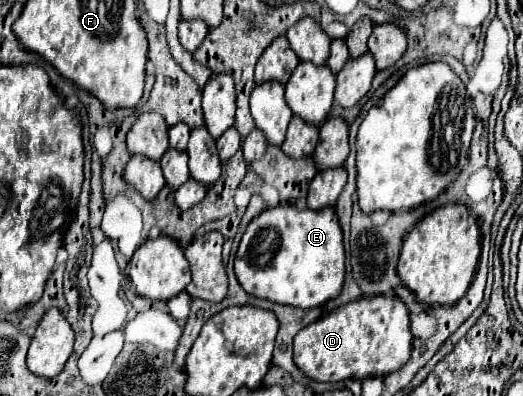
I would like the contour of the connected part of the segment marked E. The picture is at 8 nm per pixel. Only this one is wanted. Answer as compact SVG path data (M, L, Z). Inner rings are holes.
M279 205L255 217L239 243L235 255L235 275L239 285L261 299L299 309L321 307L343 289L345 251L343 233L333 209L303 209Z

